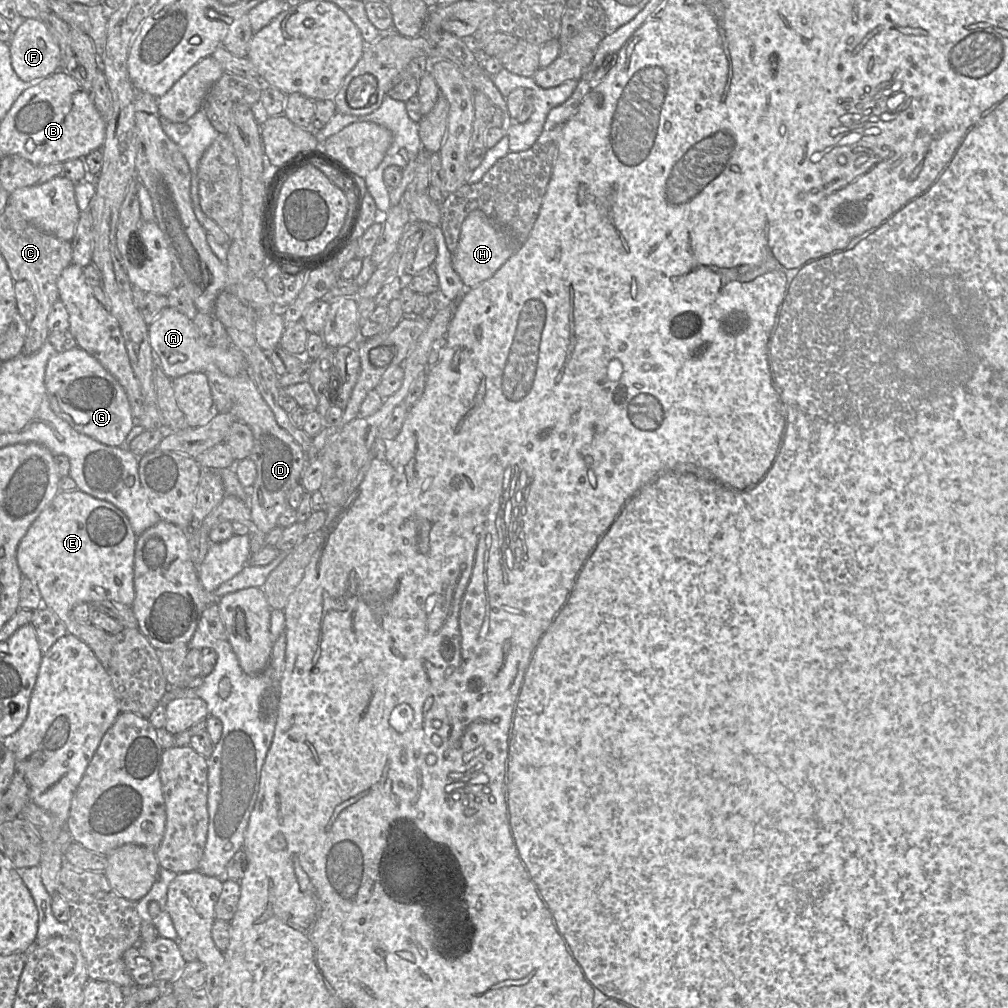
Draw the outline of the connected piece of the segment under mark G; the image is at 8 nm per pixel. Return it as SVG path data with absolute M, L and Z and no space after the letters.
M80 347L57 352L48 360L45 386L52 411L76 431L107 446L123 446L135 425L123 387L99 363Z

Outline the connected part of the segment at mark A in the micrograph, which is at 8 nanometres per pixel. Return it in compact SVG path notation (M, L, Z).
M165 308L149 325L148 335L151 348L160 359L162 370L170 379L190 372L205 372L212 367L231 377L247 373L247 361L238 349L233 346L206 345L201 340L193 320L175 308Z

